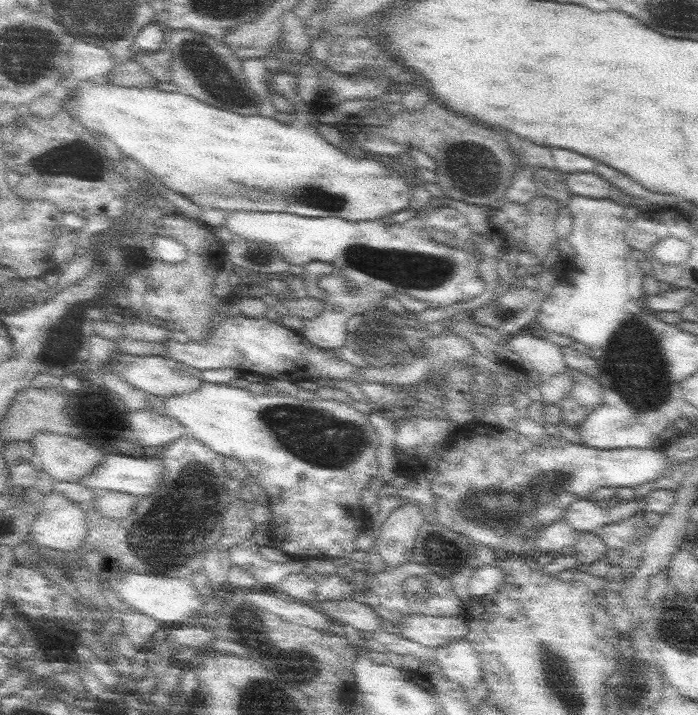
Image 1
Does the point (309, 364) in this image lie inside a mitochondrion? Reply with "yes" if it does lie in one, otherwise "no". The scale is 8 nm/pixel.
no

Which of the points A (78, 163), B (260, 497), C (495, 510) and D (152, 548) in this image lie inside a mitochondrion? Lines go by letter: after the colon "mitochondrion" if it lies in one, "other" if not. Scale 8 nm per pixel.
A: mitochondrion
B: other
C: mitochondrion
D: mitochondrion

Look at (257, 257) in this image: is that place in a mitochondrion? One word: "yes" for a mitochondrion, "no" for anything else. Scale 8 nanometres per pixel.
no

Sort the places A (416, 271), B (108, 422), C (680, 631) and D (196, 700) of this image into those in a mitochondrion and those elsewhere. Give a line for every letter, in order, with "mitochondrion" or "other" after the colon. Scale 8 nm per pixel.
A: mitochondrion
B: other
C: mitochondrion
D: other

